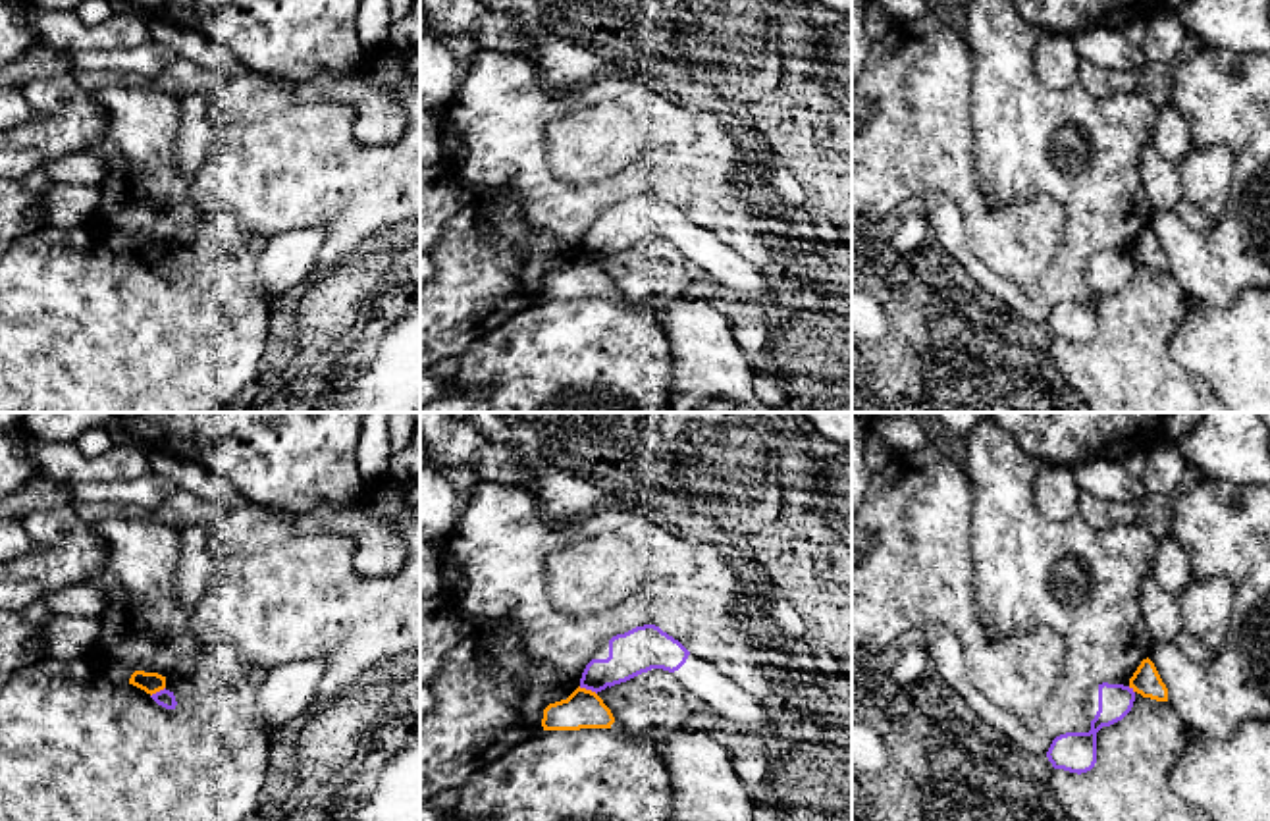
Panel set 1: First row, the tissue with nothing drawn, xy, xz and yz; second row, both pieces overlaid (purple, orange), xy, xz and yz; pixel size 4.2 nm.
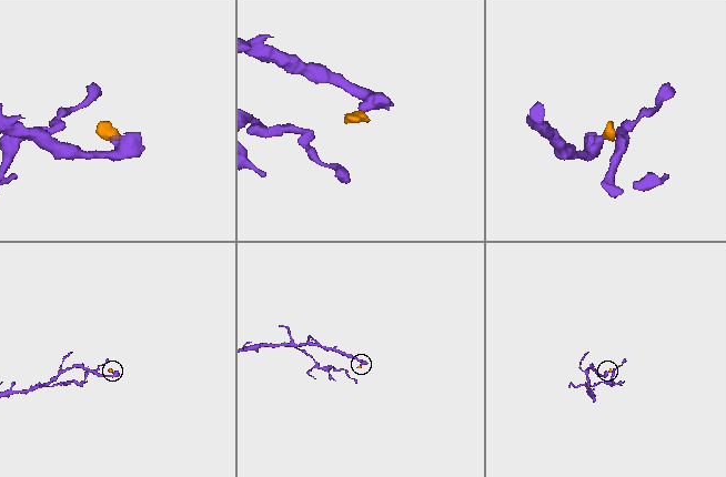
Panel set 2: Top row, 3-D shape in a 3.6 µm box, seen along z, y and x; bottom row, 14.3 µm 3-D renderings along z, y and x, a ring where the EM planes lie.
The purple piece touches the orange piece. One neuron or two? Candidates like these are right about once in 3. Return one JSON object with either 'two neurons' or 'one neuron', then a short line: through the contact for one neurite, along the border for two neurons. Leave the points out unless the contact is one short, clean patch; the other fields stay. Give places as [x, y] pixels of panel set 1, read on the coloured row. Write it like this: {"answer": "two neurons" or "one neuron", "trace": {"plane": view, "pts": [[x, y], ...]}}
{"answer": "two neurons", "trace": {"plane": "xz", "pts": [[579, 687], [590, 688], [596, 694]]}}

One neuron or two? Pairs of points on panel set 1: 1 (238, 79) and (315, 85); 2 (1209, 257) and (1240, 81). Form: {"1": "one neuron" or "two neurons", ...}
{"1": "two neurons", "2": "one neuron"}

